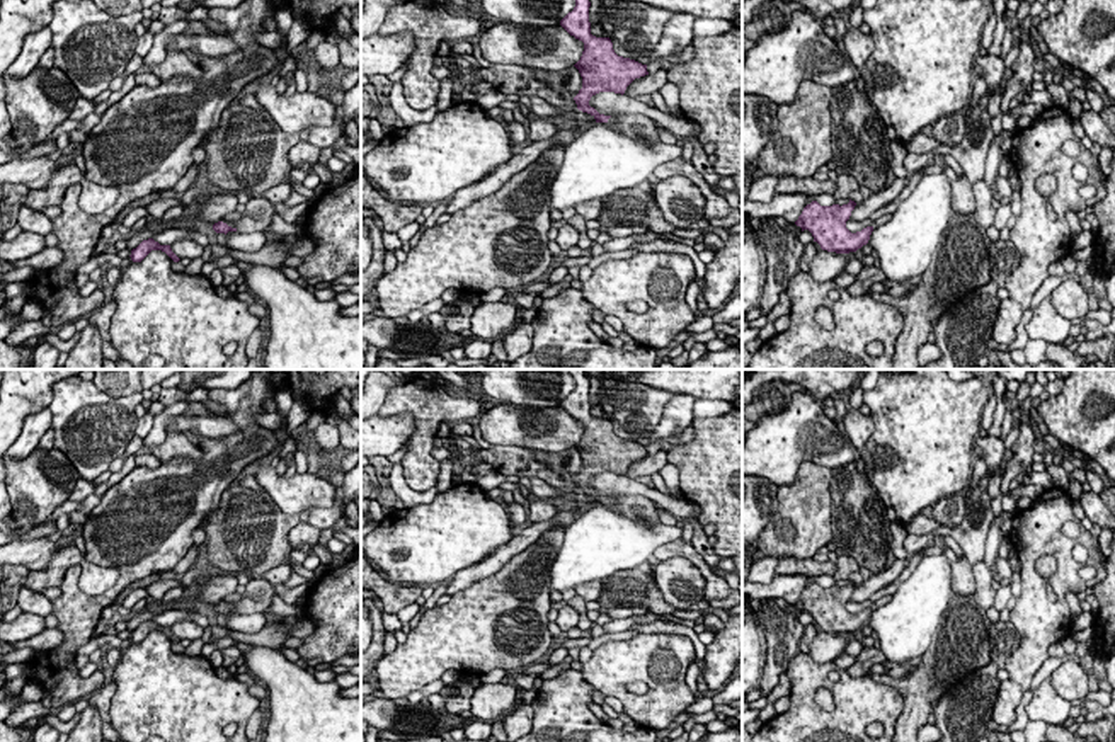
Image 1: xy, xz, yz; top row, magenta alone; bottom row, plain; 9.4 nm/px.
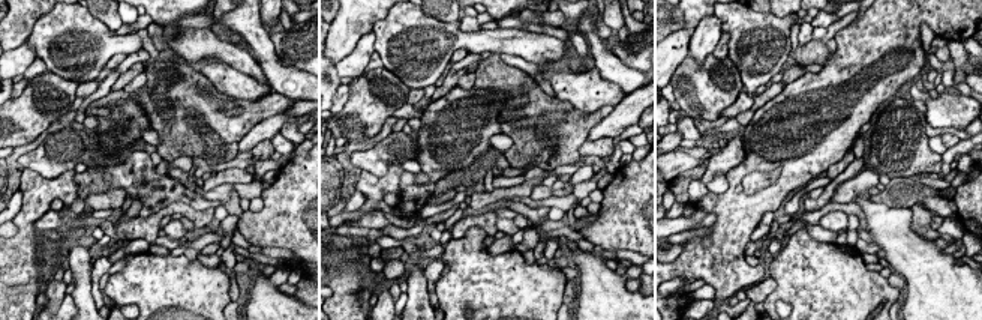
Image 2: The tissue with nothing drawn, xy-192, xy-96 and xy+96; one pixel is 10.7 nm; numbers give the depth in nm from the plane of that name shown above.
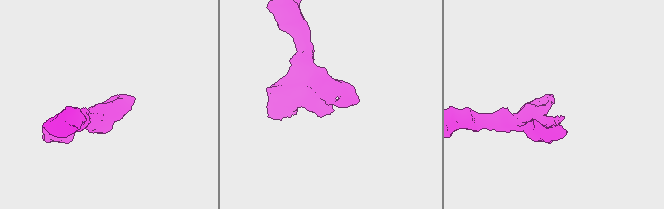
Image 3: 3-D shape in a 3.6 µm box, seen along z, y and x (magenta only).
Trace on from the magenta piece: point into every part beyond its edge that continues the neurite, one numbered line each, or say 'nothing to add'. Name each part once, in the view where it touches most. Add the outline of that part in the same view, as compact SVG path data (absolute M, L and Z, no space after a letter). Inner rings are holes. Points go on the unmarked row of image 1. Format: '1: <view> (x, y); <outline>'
1: xy (259, 593); M250 579L245 585L243 599L238 602L225 602L240 614L266 613L276 596L276 587L266 579Z

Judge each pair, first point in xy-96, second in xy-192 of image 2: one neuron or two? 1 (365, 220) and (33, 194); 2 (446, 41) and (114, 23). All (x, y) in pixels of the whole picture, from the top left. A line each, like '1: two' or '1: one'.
1: two
2: two

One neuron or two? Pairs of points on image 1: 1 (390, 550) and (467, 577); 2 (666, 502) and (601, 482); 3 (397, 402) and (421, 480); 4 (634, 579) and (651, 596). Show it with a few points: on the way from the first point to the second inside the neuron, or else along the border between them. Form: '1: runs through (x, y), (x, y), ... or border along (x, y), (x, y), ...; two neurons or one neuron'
1: border along (491, 553), (460, 569), (453, 577); two neurons
2: runs through (651, 494), (632, 485), (617, 485); one neuron
3: runs through (419, 414), (421, 458); one neuron
4: runs through (637, 582), (647, 593); one neuron

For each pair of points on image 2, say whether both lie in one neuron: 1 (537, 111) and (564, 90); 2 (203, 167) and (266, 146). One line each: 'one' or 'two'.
1: two
2: one

